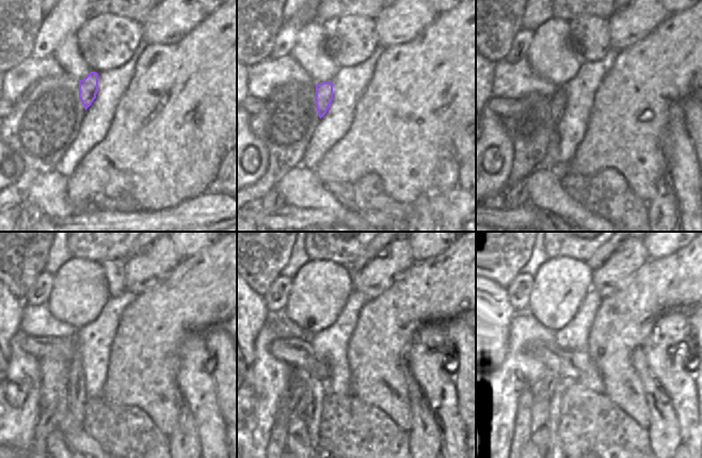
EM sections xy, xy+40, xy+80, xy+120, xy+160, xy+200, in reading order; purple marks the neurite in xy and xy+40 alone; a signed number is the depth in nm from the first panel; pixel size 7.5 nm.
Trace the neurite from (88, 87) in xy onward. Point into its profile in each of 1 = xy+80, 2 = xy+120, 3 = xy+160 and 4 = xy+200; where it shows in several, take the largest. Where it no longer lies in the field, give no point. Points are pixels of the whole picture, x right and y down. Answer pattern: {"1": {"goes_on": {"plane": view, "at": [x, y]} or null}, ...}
{"1": {"goes_on": {"plane": "xy+80", "at": [558, 100]}}, "2": {"goes_on": {"plane": "xy+120", "at": [77, 397]}}, "3": {"goes_on": {"plane": "xy+160", "at": [313, 413]}}, "4": {"goes_on": {"plane": "xy+200", "at": [555, 448]}}}

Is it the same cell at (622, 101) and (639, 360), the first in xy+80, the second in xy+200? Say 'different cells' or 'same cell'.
different cells

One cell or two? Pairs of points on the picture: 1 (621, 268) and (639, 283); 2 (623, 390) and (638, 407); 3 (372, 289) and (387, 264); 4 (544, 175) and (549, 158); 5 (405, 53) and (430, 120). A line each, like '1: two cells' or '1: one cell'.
1: two cells
2: one cell
3: one cell
4: two cells
5: one cell

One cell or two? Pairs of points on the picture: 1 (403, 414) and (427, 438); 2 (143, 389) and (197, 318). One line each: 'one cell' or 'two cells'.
1: two cells
2: one cell

